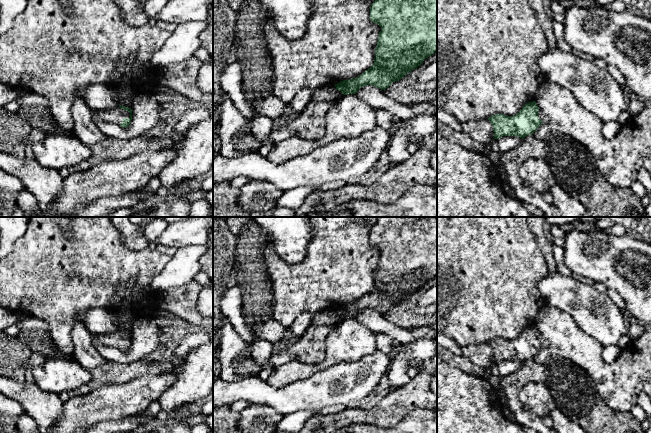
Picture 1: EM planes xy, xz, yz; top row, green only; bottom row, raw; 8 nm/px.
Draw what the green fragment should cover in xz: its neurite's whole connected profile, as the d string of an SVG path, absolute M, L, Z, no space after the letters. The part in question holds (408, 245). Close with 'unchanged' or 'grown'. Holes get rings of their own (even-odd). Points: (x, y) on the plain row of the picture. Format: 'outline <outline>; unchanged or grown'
outline M378 217L370 231L370 244L381 251L375 271L374 287L358 301L340 305L332 310L339 317L339 321L329 326L331 330L343 319L356 318L363 310L372 309L385 314L393 306L417 293L426 282L437 275L437 217Z; grown

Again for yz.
outline M535 325L526 327L514 340L496 338L490 340L488 344L493 350L494 363L503 360L517 360L523 363L534 358L537 352L546 346L545 339Z; grown

